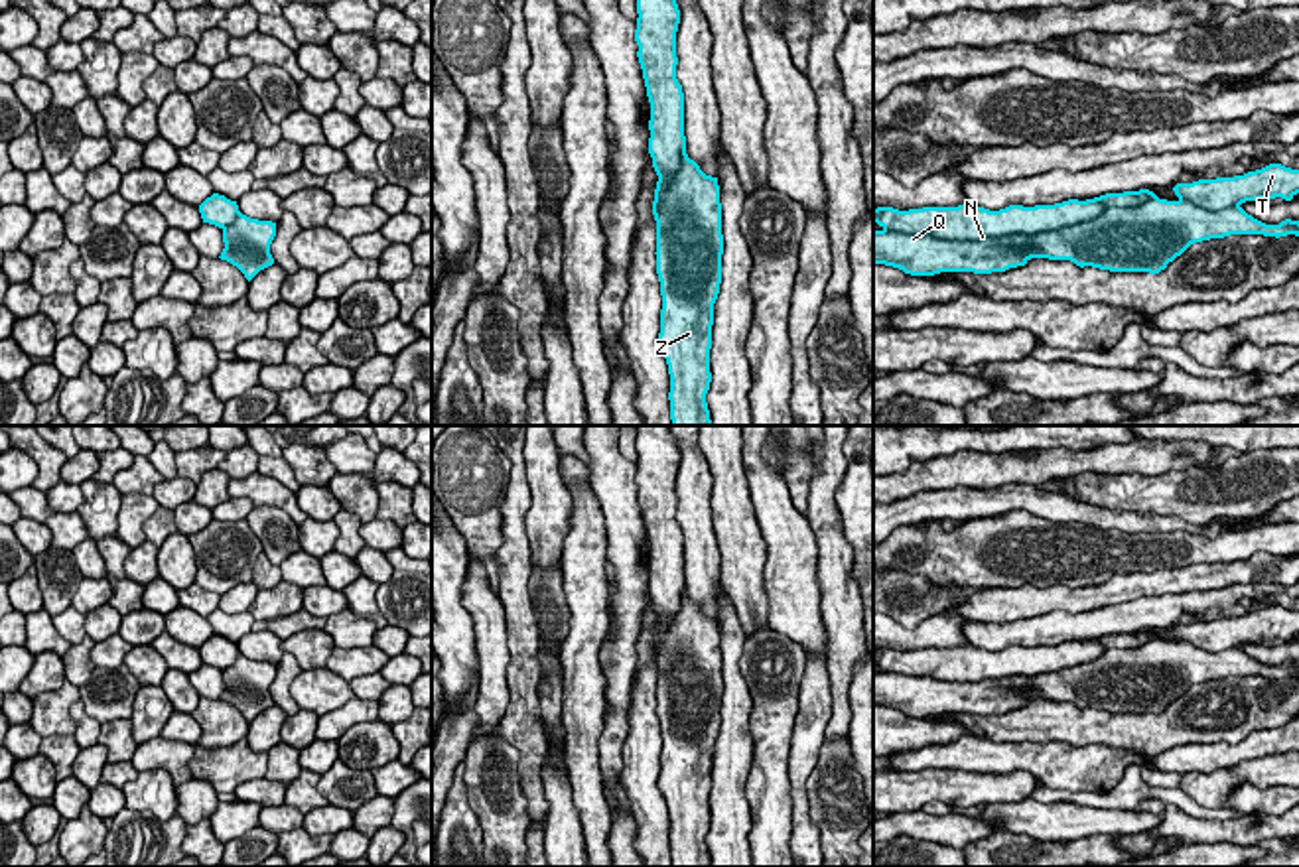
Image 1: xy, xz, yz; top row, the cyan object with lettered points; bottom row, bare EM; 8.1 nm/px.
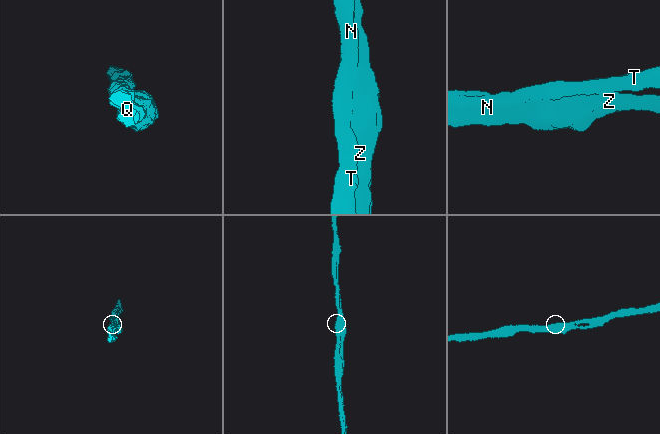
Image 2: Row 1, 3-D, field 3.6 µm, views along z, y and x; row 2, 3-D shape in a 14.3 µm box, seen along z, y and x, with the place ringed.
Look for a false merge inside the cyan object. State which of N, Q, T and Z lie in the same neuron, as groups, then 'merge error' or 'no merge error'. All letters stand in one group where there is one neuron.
N T / Q Z; merge error

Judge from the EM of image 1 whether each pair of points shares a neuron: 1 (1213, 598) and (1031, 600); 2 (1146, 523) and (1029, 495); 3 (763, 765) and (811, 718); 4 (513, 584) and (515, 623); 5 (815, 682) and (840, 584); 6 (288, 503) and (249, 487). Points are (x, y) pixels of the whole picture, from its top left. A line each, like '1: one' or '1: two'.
1: two
2: one
3: two
4: one
5: two
6: one

